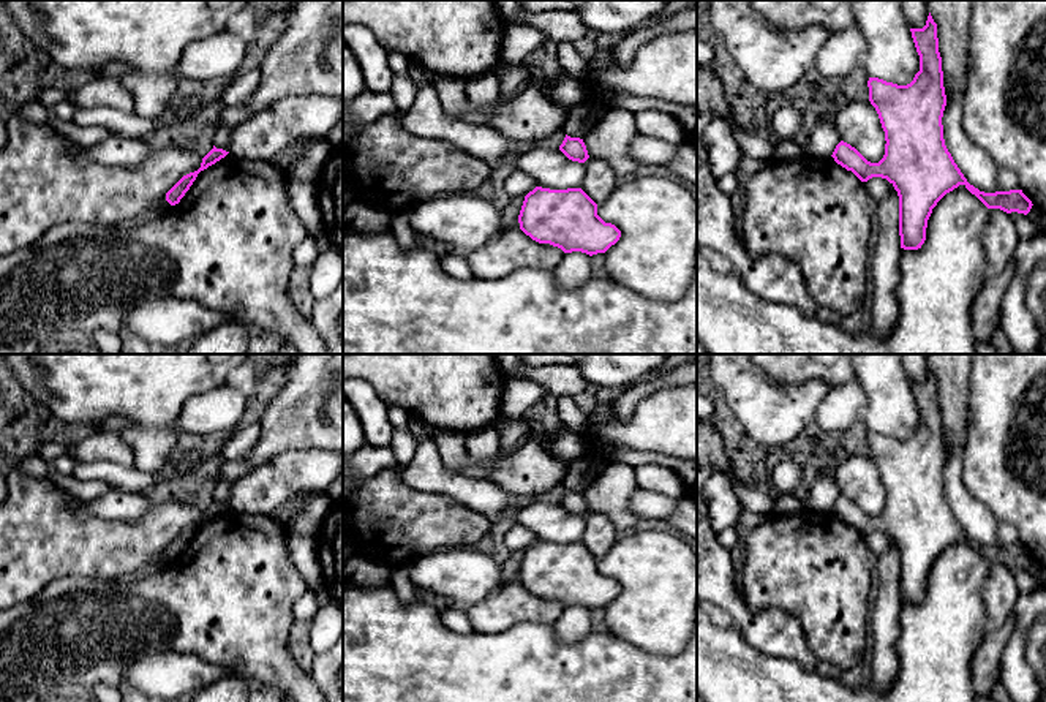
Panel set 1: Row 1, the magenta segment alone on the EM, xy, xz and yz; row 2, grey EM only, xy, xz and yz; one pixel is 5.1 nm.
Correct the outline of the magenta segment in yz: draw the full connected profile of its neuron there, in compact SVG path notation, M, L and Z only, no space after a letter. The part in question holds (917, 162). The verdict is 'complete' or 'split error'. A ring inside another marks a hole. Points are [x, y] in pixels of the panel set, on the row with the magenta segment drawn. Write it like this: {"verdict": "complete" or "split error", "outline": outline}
{"verdict": "complete", "outline": "M931 13L923 28L910 28L920 55L920 71L907 85L897 85L879 77L869 77L869 101L875 108L885 131L885 155L879 163L867 161L855 147L841 141L833 158L837 164L852 171L861 182L872 177L886 179L899 196L899 236L901 248L918 250L926 240L927 220L937 202L950 191L964 185L988 209L1000 209L1006 213L1018 212L1027 215L1032 201L1022 190L984 193L967 182L943 139L942 117L946 106L943 87L942 57L939 52L937 24Z"}

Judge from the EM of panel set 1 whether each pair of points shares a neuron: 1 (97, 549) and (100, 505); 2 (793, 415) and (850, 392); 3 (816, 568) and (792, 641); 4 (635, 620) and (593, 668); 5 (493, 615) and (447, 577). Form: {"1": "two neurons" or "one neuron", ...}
{"1": "two neurons", "2": "two neurons", "3": "two neurons", "4": "two neurons", "5": "two neurons"}

